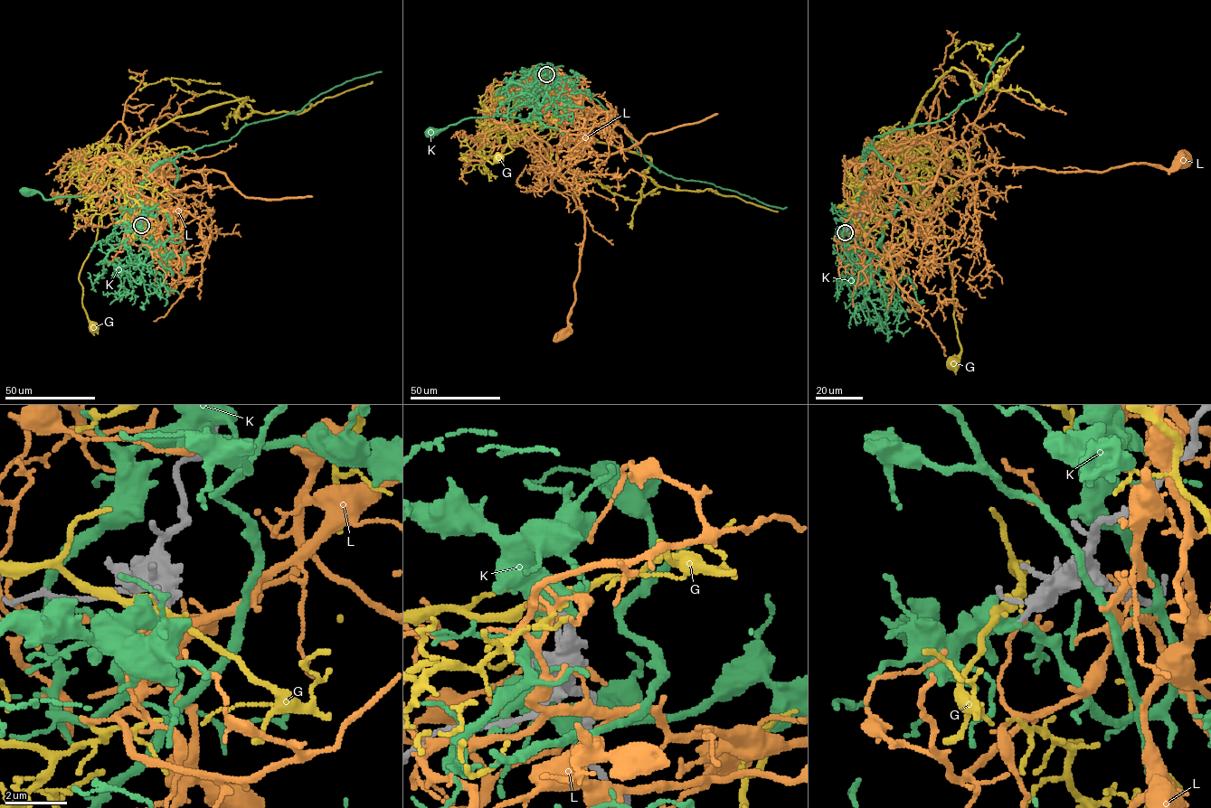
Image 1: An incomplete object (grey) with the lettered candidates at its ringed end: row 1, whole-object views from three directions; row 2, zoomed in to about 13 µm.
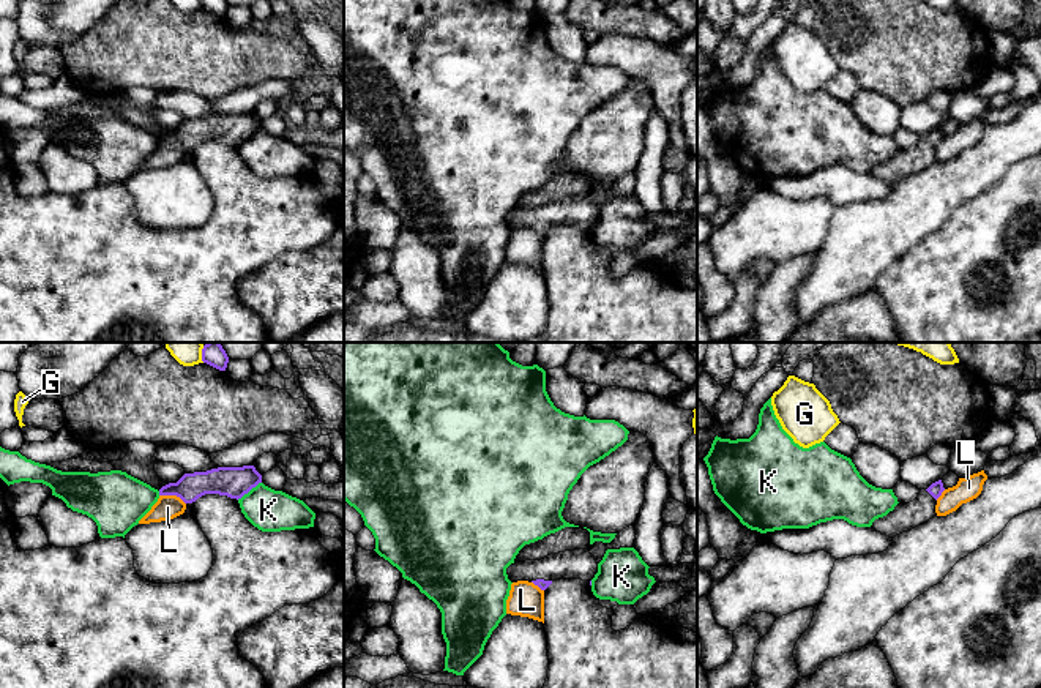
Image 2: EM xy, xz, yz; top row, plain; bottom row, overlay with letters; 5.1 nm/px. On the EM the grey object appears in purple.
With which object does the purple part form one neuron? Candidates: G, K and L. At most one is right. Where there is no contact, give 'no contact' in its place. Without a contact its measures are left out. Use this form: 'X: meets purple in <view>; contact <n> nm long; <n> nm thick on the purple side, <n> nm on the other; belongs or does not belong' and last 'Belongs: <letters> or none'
G: meets purple in xy; contact 50 nm long; 80 nm thick on the purple side, 60 nm on the other; does not belong
K: meets purple in xy; contact 160 nm long; 160 nm thick on the purple side, 220 nm on the other; does not belong
L: meets purple in xy; contact 140 nm long; 140 nm thick on the purple side, 130 nm on the other; does not belong
Belongs: none

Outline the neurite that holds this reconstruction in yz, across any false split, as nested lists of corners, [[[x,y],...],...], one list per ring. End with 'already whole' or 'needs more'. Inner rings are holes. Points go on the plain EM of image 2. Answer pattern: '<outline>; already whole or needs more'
[[[942,126],[932,129],[927,136],[921,136],[918,144],[910,150],[897,150],[886,163],[872,169],[872,175],[894,185],[896,181],[923,172],[934,163],[937,145],[945,137]]]; needs more

